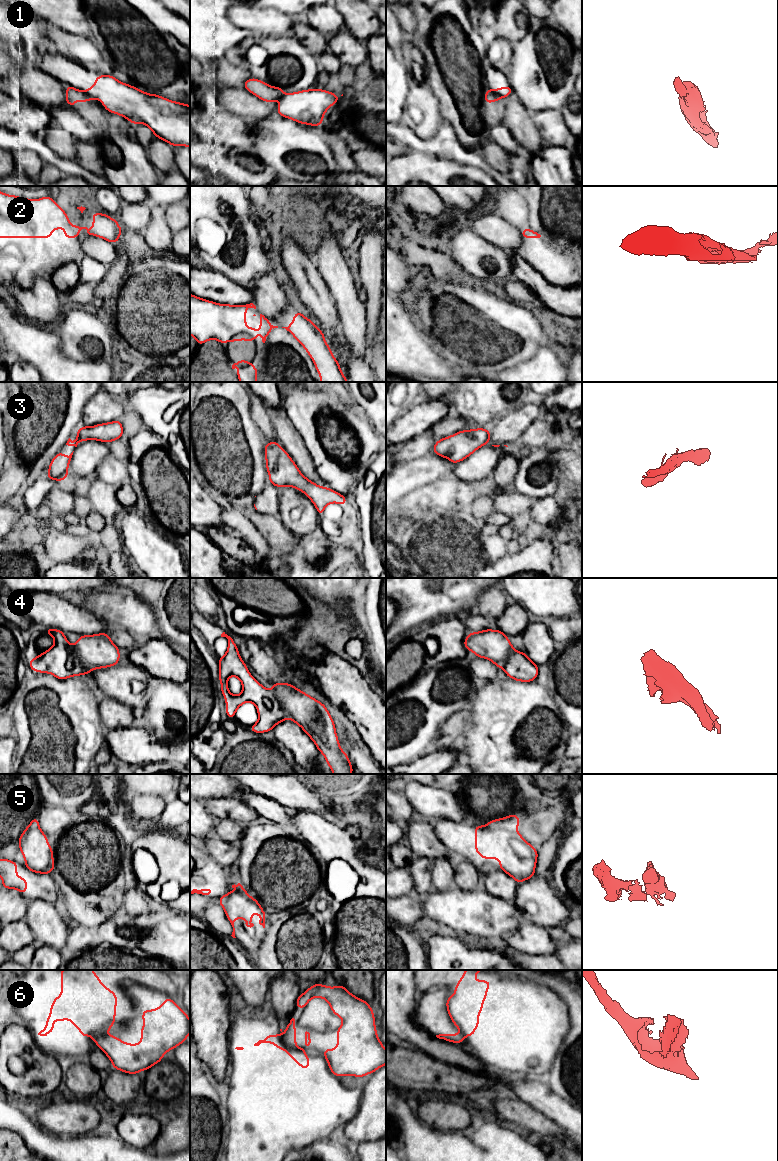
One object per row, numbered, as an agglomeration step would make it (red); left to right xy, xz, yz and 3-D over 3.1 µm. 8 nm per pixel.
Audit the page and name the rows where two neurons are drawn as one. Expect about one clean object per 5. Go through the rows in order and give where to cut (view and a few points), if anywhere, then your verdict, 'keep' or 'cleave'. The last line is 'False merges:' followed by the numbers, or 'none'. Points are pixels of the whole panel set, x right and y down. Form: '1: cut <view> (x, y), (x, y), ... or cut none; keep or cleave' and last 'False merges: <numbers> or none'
1: cut yz (491, 90), (503, 97); cleave
2: cut xy (73, 228), (77, 232); cleave
3: cut xy (77, 437), (79, 441); cleave
4: cut xz (271, 691), (290, 718); cleave
5: cut xz (239, 889), (245, 892); cleave
6: cut xz (283, 1041), (288, 1046), (299, 1048); cleave
False merges: 1, 2, 3, 4, 5, 6

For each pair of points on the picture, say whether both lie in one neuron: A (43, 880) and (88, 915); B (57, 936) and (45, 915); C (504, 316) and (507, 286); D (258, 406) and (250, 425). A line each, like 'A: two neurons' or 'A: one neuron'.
A: two neurons
B: one neuron
C: two neurons
D: two neurons

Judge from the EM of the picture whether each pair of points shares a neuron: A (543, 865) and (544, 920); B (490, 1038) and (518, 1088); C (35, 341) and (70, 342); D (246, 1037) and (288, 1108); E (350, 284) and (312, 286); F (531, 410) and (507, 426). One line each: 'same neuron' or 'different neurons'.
A: same neuron
B: different neurons
C: different neurons
D: same neuron
E: different neurons
F: same neuron

